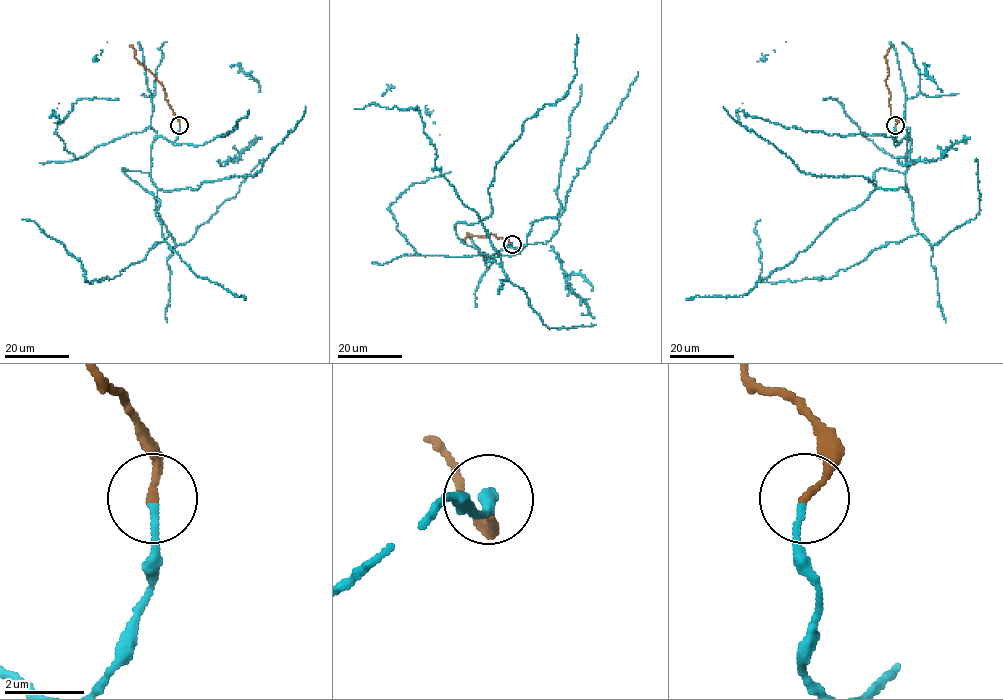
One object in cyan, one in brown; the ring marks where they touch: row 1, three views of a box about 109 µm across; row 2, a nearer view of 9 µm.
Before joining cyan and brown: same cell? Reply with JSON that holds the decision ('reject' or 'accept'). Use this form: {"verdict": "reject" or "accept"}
{"verdict": "accept"}

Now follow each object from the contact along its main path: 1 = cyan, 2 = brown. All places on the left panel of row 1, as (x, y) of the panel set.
1: (179, 126), (176, 139), (157, 136), (150, 150), (168, 236), (118, 275), (87, 281), (61, 243), (21, 219)
2: (179, 125), (161, 83), (135, 57), (135, 51), (130, 45)

